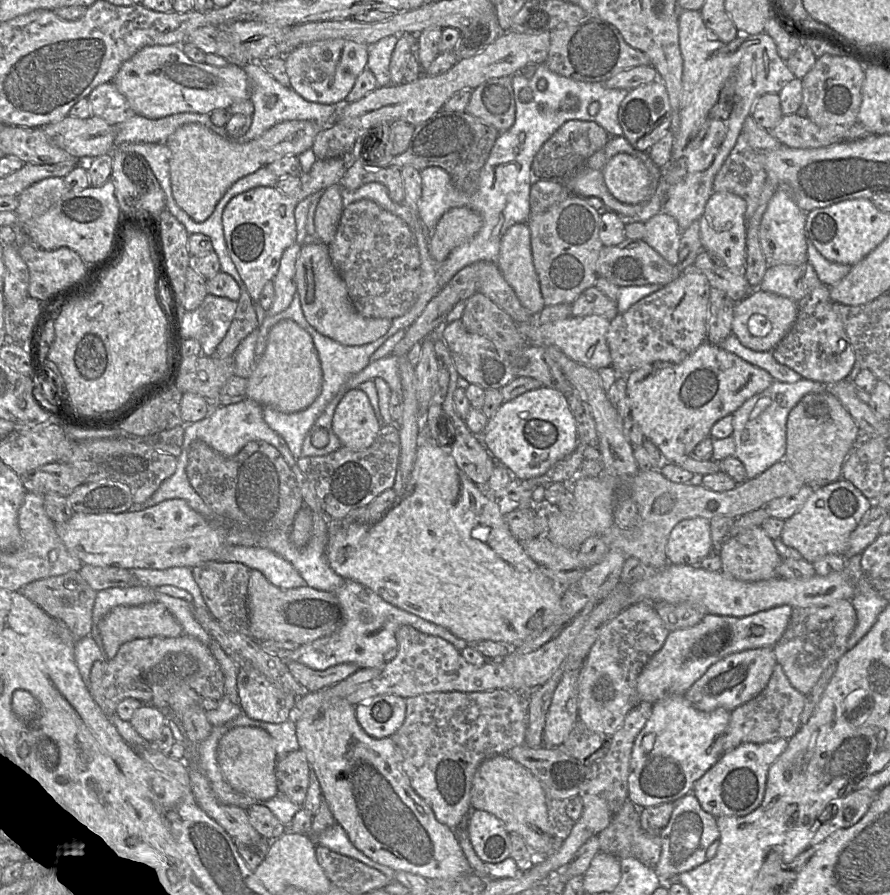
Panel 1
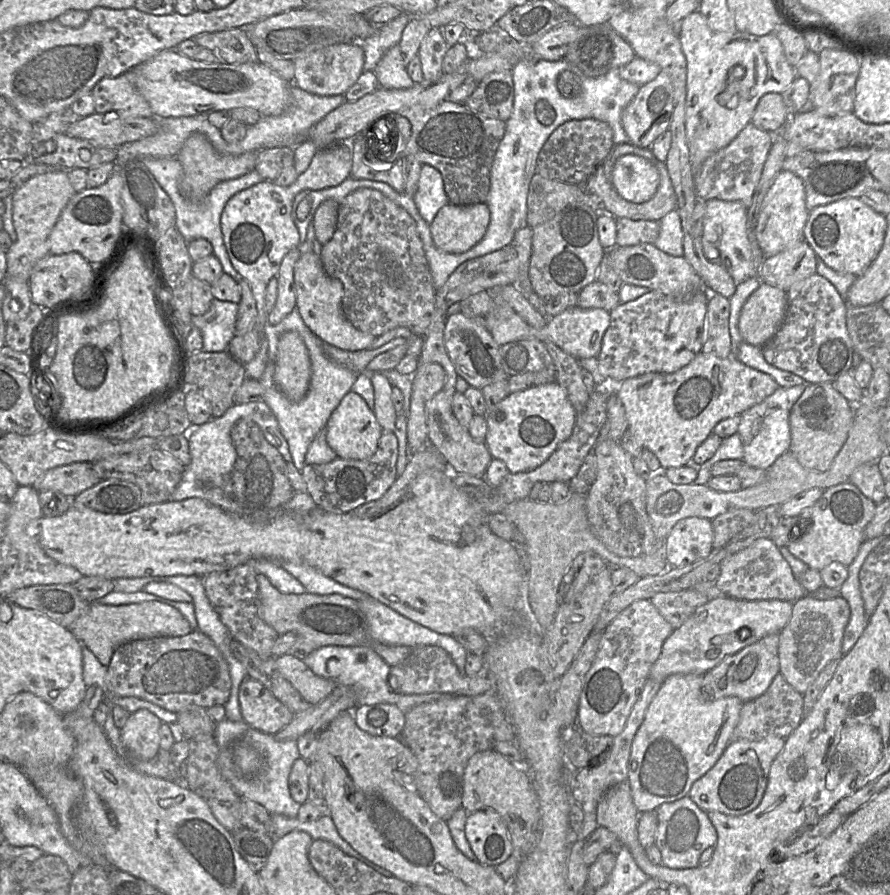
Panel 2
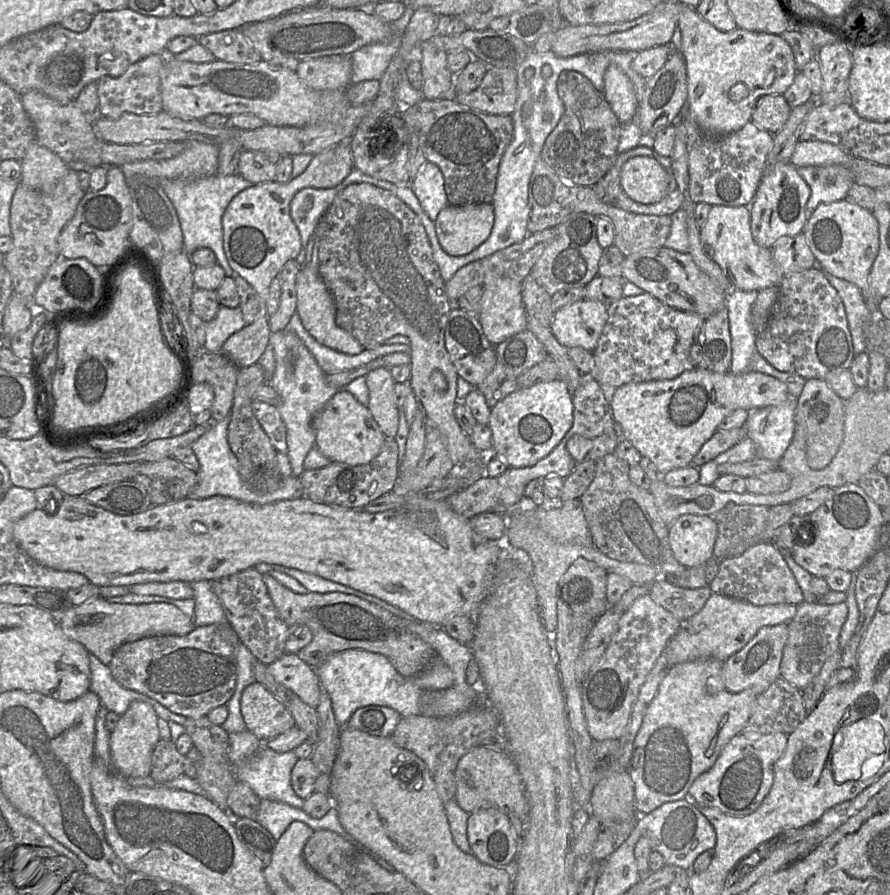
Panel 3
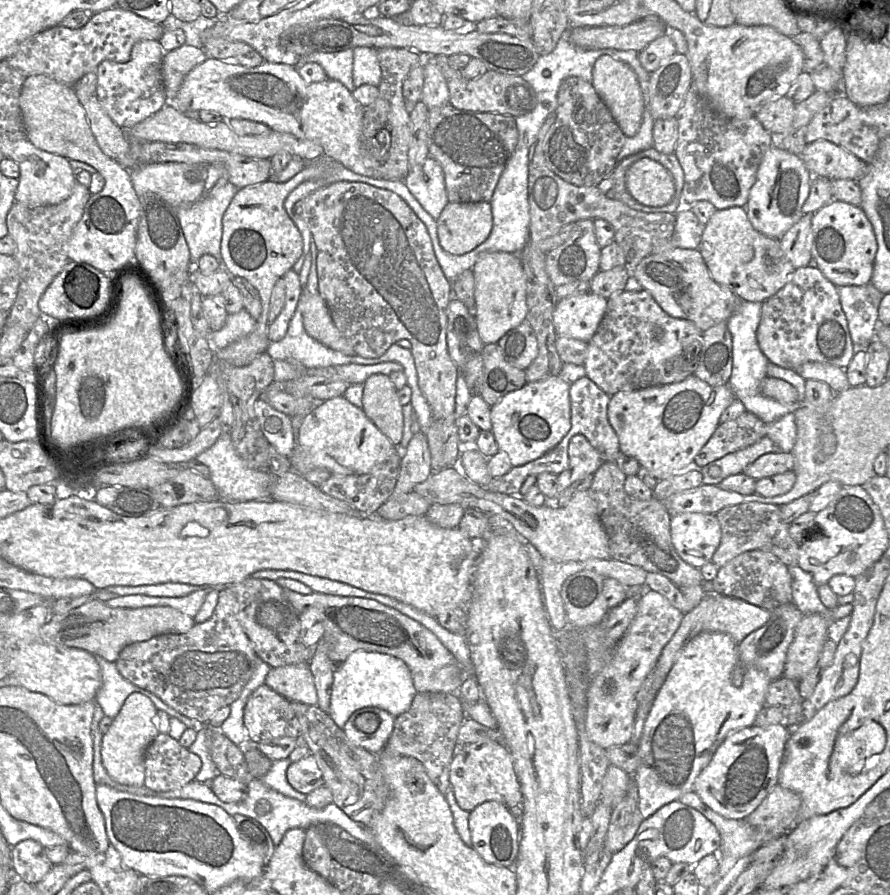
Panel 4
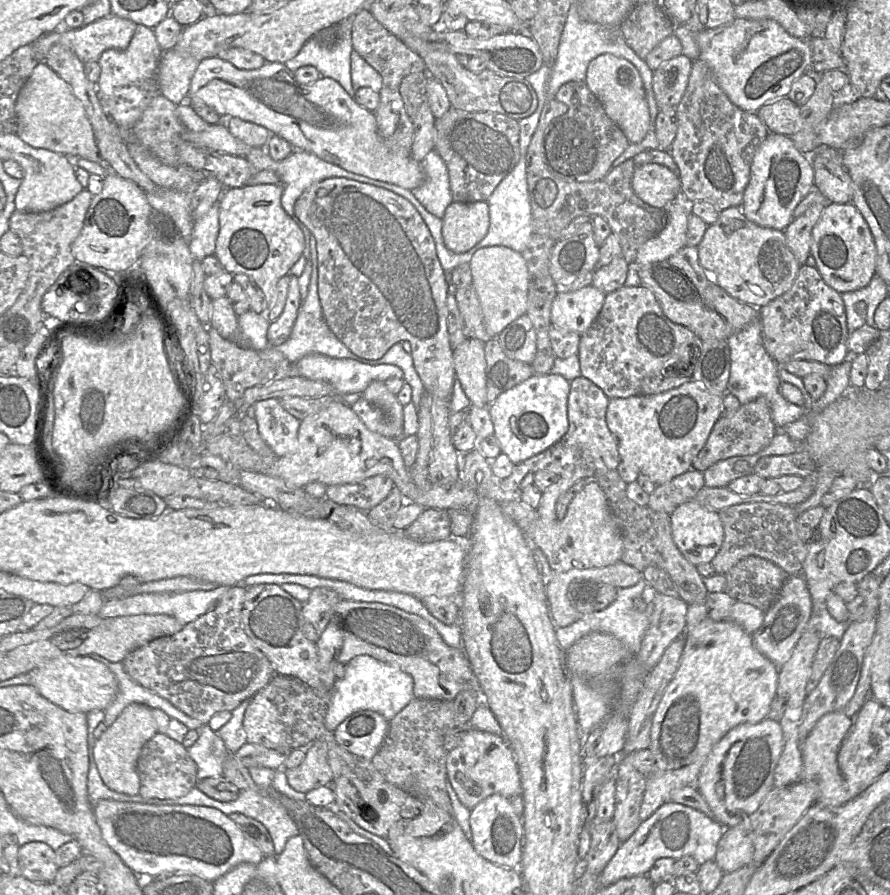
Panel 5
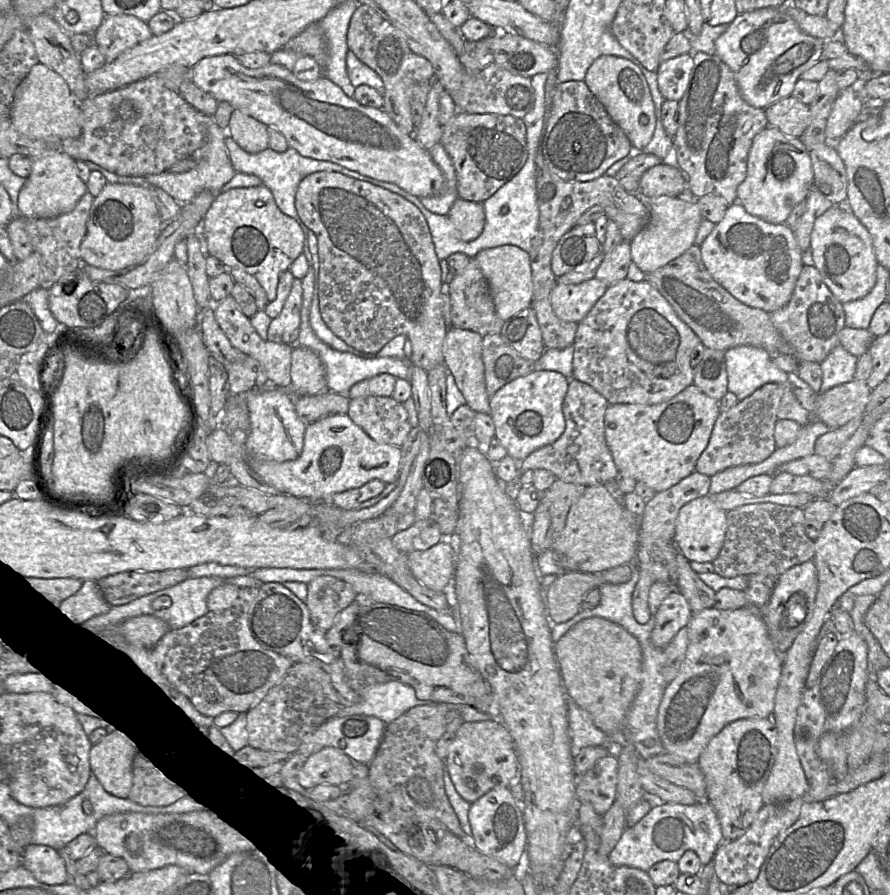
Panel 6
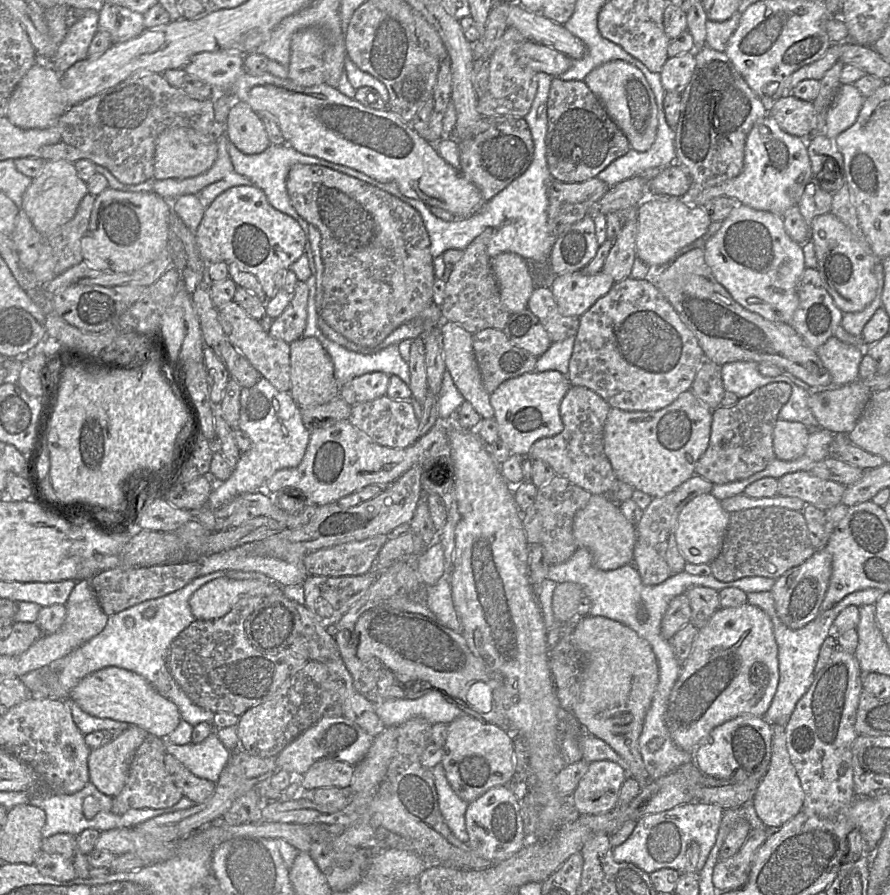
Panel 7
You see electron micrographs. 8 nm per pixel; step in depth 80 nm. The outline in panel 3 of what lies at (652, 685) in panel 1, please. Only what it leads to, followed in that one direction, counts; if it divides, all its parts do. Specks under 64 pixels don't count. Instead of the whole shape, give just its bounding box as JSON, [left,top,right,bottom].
[665,593,797,667]

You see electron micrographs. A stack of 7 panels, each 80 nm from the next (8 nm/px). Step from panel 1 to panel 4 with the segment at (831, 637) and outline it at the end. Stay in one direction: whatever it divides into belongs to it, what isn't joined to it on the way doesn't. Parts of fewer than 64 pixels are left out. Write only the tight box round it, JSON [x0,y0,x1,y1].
[783,604,853,681]

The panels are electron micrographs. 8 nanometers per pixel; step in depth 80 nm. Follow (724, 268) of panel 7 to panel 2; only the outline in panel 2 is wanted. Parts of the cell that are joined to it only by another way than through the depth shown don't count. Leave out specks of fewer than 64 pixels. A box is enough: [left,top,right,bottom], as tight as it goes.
[702,199,757,284]

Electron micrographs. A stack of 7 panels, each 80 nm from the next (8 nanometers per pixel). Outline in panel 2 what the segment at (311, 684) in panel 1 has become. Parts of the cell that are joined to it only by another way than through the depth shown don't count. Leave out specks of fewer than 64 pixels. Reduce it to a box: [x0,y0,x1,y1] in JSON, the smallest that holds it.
[275,654,337,705]

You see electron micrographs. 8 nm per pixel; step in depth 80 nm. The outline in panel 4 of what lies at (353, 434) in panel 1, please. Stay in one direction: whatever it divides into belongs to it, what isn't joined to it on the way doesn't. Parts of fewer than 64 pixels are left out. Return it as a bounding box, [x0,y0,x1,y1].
[290,397,396,475]

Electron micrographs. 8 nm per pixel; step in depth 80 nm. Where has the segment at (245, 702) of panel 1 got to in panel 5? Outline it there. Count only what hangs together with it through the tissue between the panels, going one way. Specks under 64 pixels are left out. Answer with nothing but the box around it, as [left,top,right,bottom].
[243,675,328,750]

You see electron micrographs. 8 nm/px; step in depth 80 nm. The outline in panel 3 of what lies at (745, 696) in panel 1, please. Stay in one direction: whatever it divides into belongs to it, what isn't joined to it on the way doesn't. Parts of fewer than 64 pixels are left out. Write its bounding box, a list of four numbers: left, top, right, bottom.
[722,623,788,694]

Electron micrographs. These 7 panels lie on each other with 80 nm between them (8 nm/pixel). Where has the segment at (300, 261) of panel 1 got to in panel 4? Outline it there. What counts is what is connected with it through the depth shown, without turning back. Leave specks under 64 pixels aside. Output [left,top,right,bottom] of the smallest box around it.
[298,287,355,355]

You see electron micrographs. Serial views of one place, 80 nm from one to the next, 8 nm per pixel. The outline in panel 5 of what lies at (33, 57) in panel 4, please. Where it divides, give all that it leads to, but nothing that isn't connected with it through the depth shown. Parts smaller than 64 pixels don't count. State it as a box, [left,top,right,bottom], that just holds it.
[31,14,137,63]

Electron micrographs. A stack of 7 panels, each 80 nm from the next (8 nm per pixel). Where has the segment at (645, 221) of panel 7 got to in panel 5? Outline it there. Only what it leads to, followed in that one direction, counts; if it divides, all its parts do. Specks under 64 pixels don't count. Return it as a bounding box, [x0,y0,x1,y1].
[634,201,690,266]

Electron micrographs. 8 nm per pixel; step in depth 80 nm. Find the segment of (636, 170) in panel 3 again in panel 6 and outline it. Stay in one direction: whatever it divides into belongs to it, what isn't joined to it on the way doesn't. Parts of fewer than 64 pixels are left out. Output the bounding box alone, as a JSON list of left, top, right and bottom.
[638,163,687,199]

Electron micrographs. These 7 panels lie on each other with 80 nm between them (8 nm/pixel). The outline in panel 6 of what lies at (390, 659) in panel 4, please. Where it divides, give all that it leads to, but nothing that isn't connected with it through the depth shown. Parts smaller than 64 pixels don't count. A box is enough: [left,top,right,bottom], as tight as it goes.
[336,679,432,725]

